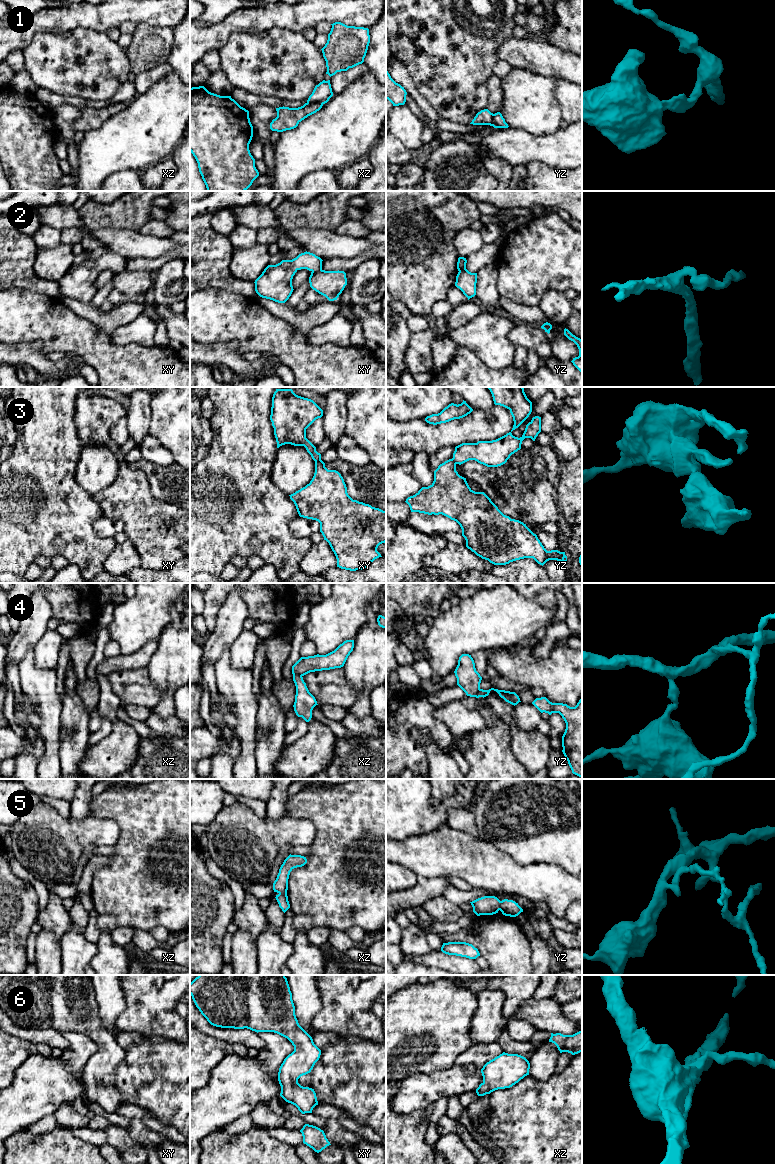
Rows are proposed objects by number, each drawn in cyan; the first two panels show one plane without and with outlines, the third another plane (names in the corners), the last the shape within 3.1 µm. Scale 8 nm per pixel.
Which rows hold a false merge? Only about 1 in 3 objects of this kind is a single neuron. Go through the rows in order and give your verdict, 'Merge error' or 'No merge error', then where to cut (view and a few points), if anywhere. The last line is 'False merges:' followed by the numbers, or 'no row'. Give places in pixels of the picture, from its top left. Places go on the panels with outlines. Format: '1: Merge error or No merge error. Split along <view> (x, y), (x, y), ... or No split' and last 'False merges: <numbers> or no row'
1: Merge error. Split along xz (307, 102), (320, 102), (322, 104)
2: Merge error. Split along xy (321, 268), (312, 272)
3: Merge error. Split along xy (320, 459), (315, 462)
4: Merge error. Split along xz (293, 673), (301, 676)
5: Merge error. Split along yz (501, 901), (499, 909)
6: No merge error. No split
False merges: 1, 2, 3, 4, 5

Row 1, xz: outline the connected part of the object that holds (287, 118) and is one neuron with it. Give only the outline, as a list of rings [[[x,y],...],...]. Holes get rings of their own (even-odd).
[[[313,102],[305,103],[298,108],[284,106],[276,108],[277,117],[270,123],[270,129],[277,132],[294,129],[302,120],[319,111],[322,106],[320,102]]]

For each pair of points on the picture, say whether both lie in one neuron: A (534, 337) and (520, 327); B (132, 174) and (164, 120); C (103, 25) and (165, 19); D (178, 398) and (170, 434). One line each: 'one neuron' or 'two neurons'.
A: one neuron
B: two neurons
C: one neuron
D: one neuron

